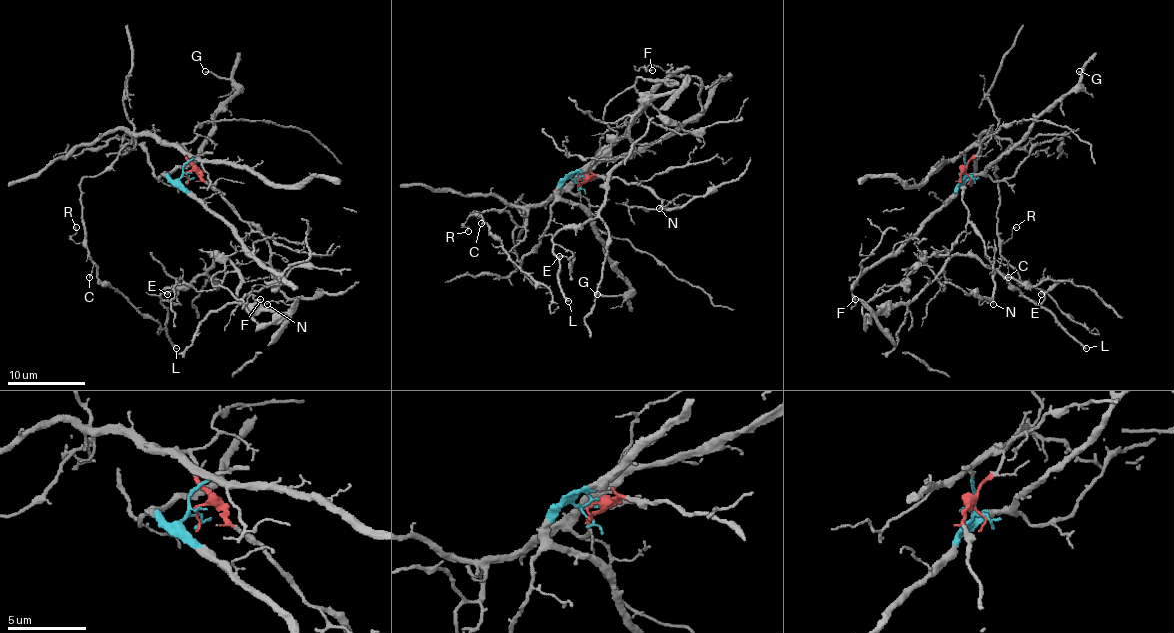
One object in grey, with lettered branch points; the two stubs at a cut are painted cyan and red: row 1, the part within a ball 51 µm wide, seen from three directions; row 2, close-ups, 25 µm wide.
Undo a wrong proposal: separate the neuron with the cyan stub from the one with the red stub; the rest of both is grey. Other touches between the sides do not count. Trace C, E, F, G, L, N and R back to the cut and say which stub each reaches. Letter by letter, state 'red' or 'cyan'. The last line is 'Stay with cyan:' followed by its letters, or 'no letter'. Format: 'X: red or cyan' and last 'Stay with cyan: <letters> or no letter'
C: red
E: cyan
F: cyan
G: cyan
L: cyan
N: red
R: red
Stay with cyan: E, F, G, L

